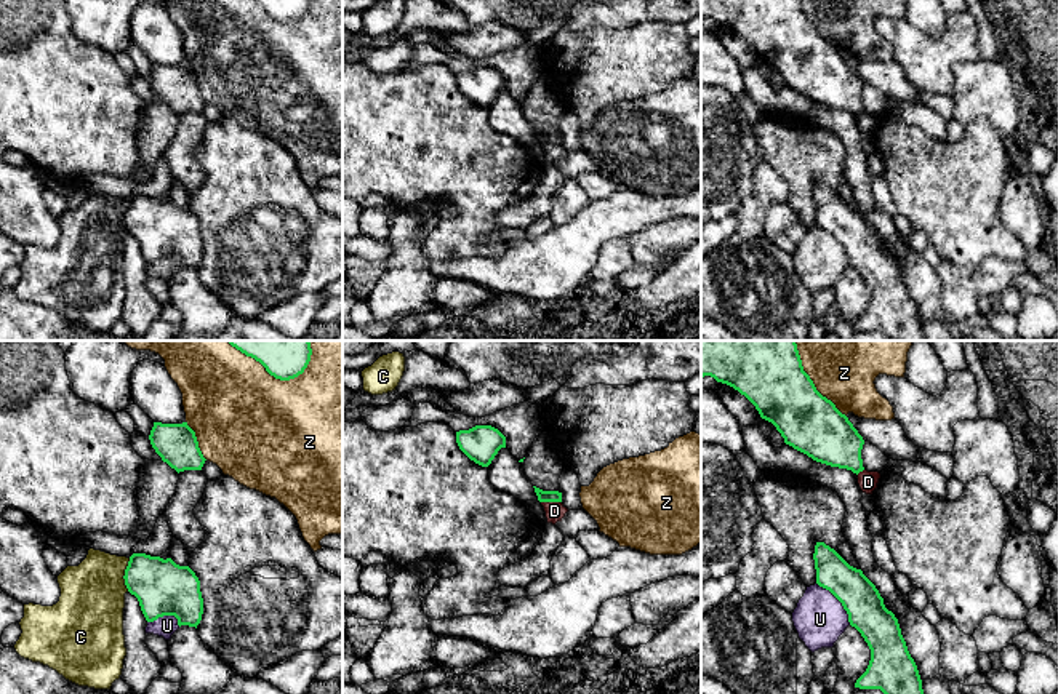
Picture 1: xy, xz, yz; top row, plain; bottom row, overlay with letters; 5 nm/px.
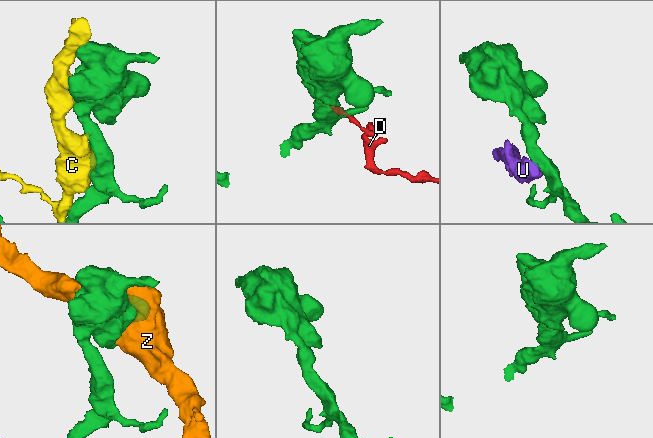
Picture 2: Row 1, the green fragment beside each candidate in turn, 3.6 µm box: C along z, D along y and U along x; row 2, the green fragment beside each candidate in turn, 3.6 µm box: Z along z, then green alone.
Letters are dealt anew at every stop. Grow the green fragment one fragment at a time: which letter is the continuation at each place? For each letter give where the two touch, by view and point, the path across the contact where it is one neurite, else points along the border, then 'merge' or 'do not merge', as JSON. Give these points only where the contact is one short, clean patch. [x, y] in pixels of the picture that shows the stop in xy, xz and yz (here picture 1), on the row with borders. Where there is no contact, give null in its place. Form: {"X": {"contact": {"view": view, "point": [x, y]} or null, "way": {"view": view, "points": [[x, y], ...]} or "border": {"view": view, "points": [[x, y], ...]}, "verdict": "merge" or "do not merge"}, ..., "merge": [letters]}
{"C": {"contact": {"view": "xy", "point": [125, 574]}, "verdict": "do not merge"}, "D": {"contact": {"view": "xz", "point": [551, 501]}, "border": {"view": "xz", "points": [[541, 501], [561, 502]]}, "verdict": "do not merge"}, "U": {"contact": {"view": "yz", "point": [839, 600]}, "border": {"view": "yz", "points": [[817, 582], [841, 603], [850, 624]]}, "verdict": "do not merge"}, "Z": {"contact": {"view": "yz", "point": [810, 379]}, "verdict": "do not merge"}, "merge": []}

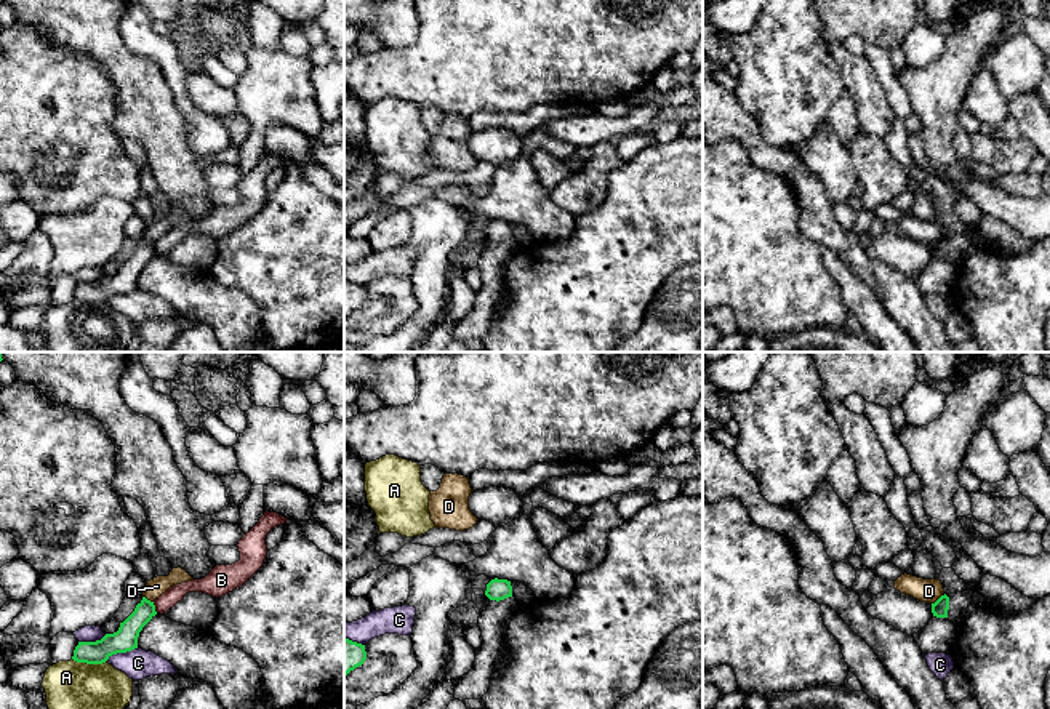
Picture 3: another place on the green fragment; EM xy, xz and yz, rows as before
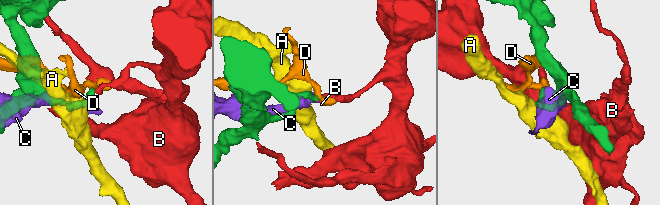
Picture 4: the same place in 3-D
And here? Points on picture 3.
{"A": {"contact": {"view": "xy", "point": [90, 663]}, "border": {"view": "xy", "points": [[72, 658], [82, 663], [106, 661]]}, "verdict": "do not merge"}, "B": {"contact": {"view": "xy", "point": [154, 607]}, "border": {"view": "xy", "points": [[152, 602], [157, 612]]}, "verdict": "do not merge"}, "C": {"contact": {"view": "xy", "point": [122, 652]}, "verdict": "do not merge"}, "D": {"contact": {"view": "yz", "point": [940, 597]}, "verdict": "do not merge"}, "merge": []}

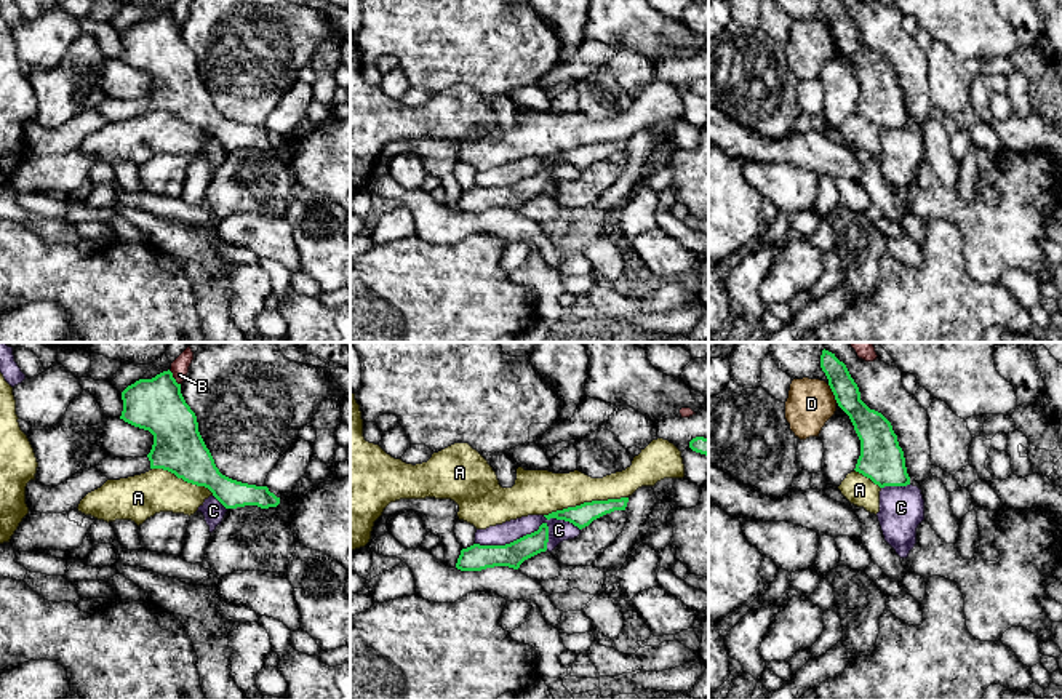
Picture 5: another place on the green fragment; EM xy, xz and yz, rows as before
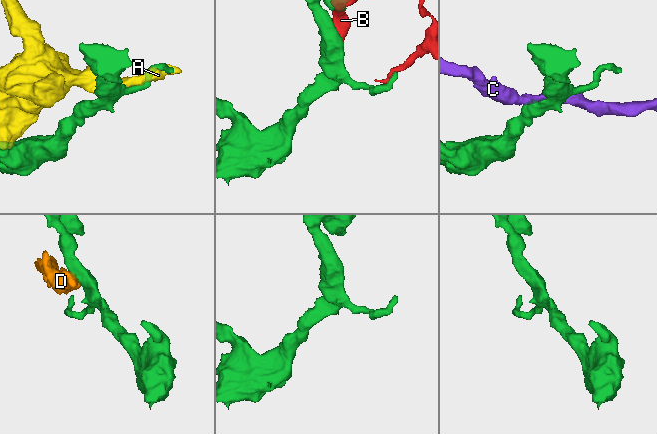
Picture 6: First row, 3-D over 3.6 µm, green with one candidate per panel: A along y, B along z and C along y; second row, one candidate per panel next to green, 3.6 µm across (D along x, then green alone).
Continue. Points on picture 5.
{"A": {"contact": {"view": "xz", "point": [586, 503]}, "verdict": "do not merge"}, "B": {"contact": {"view": "xy", "point": [173, 378]}, "verdict": "do not merge"}, "C": {"contact": {"view": "xz", "point": [527, 535]}, "verdict": "do not merge"}, "D": {"contact": {"view": "yz", "point": [834, 394]}, "border": {"view": "yz", "points": [[827, 384], [837, 402]]}, "verdict": "do not merge"}, "merge": []}

